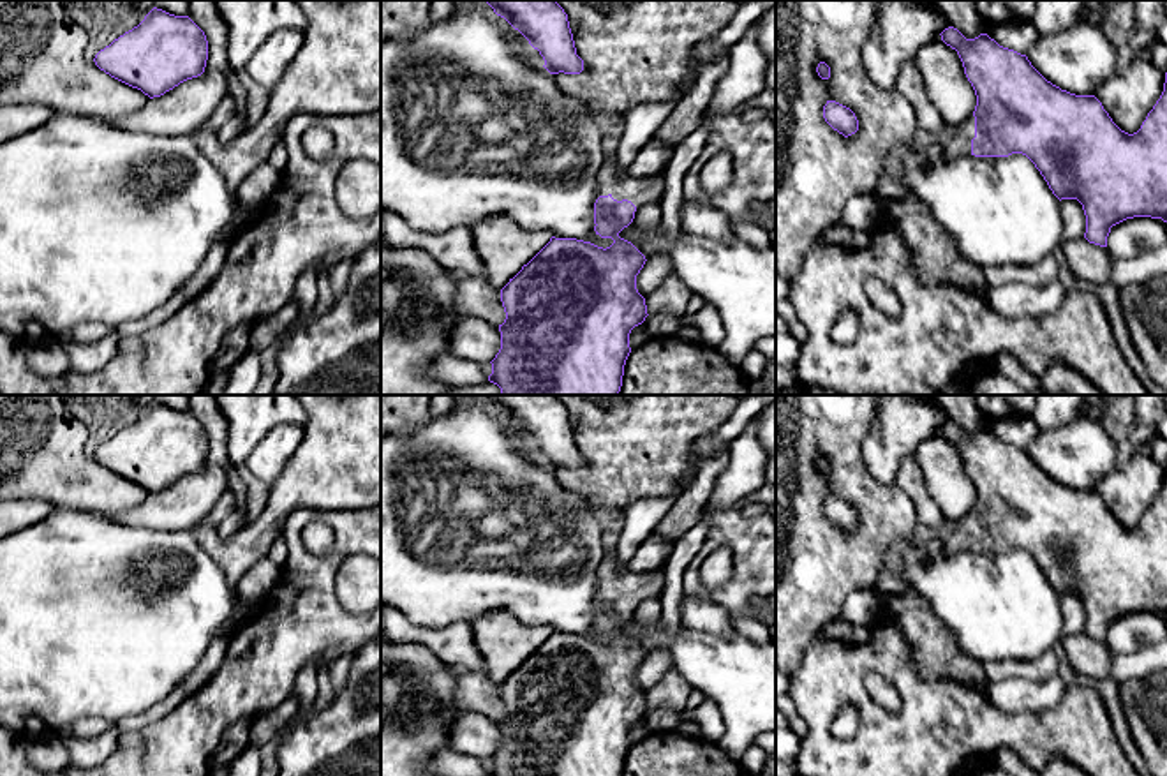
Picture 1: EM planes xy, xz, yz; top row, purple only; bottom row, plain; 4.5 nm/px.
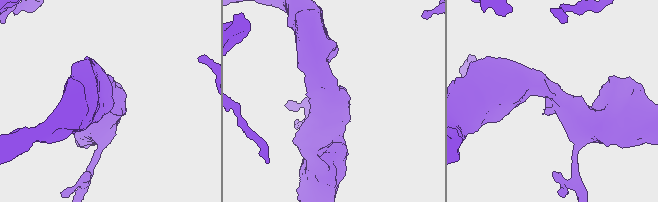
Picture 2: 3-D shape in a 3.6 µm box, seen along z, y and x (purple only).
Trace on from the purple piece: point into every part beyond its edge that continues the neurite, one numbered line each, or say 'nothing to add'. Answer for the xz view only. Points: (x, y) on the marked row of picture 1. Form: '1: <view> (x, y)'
1: xz (640, 191)

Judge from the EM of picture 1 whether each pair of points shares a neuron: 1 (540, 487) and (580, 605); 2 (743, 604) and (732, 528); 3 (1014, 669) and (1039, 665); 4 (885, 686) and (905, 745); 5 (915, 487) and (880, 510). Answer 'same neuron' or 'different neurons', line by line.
1: same neuron
2: same neuron
3: same neuron
4: different neurons
5: different neurons

